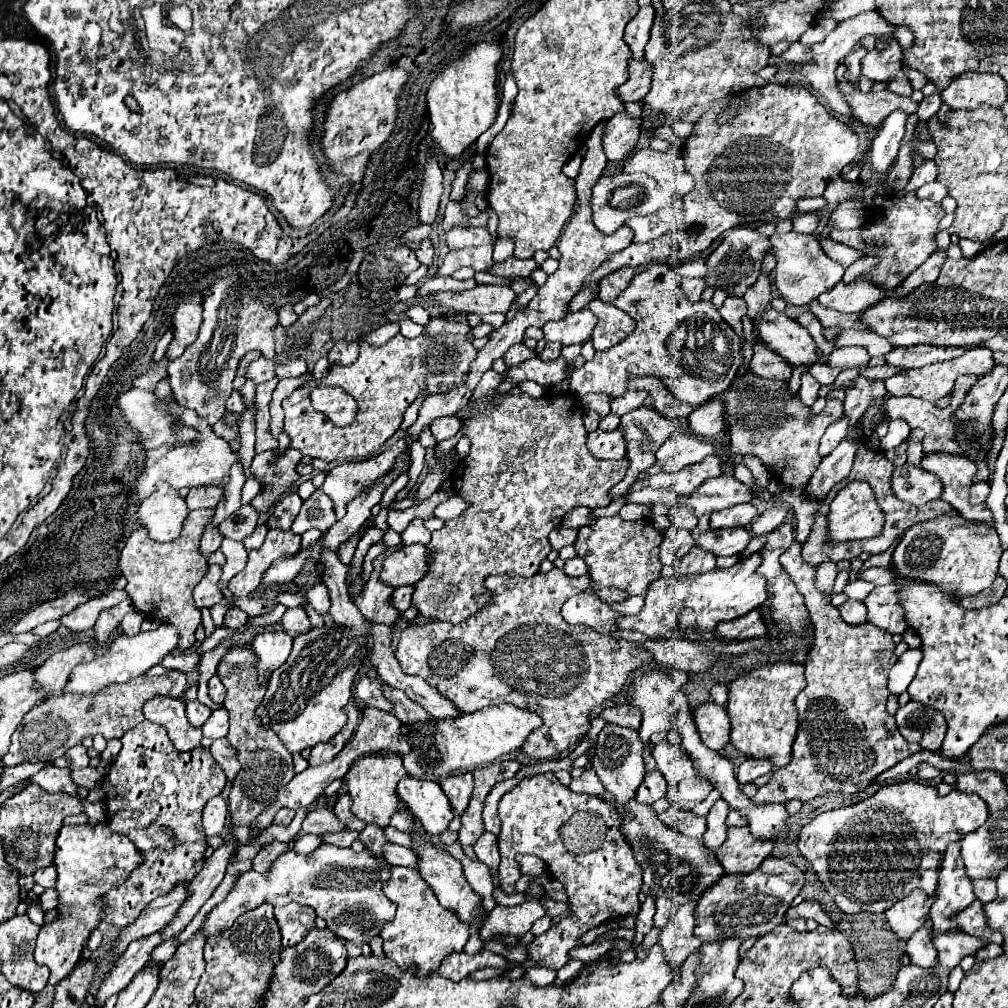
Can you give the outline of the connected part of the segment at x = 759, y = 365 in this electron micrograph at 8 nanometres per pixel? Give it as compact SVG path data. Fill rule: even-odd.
M757 341L753 345L753 357L751 357L751 371L755 375L767 377L767 379L789 379L793 367L785 365L785 361L781 361L781 357L777 357L777 353L773 353L773 349L769 349L763 341Z

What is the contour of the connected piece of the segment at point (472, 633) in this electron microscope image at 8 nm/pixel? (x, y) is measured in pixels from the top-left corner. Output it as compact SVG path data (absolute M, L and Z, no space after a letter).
M557 567L547 573L537 573L529 579L509 575L487 577L485 587L495 595L485 609L477 611L459 625L437 621L419 629L405 629L397 643L397 661L401 663L403 673L423 677L441 695L451 699L463 713L473 713L487 705L501 703L513 703L521 709L539 713L545 721L545 729L531 733L531 737L523 743L523 753L535 761L559 757L565 749L573 749L585 737L591 711L603 705L607 699L613 699L623 685L631 681L637 669L641 671L653 663L651 653L643 651L635 643L601 635L585 625L569 625L561 617L563 601L585 591L587 585L589 577L569 577Z

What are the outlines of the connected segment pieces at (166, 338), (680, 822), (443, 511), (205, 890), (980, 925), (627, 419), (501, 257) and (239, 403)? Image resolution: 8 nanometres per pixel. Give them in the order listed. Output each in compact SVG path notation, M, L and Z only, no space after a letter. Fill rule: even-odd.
M168 330L160 338L159 342L156 345L156 349L153 356L153 359L155 361L159 361L165 356L167 349L169 347L169 344L172 340L172 337L173 337L172 332Z
M669 807L667 811L659 813L659 819L663 823L667 823L670 829L677 829L679 833L683 833L687 837L701 839L703 833L705 833L705 817L699 817L693 811L683 811L683 809Z
M453 495L453 497L447 499L445 503L437 505L437 509L435 509L435 517L449 521L449 519L453 519L453 517L459 517L459 513L465 513L467 507L469 507L469 505L465 505L465 501L461 501L459 495Z
M231 829L227 833L229 833L229 835L225 835L227 845L221 849L215 849L215 853L209 859L205 859L205 867L189 883L189 897L185 899L185 905L181 905L181 909L177 911L177 917L173 917L173 921L169 921L169 925L165 925L165 929L159 931L163 941L177 939L177 935L189 925L189 921L197 915L197 911L203 907L203 903L211 897L215 887L223 881L225 869L229 865L229 857L237 843L235 837L231 835Z
M977 899L967 909L957 913L957 917L953 917L953 921L957 921L957 929L961 929L963 933L973 935L973 937L981 937L987 943L1001 943L1003 941L1001 933L991 931L987 927L985 913L981 909L981 901L977 901Z
M639 407L623 415L621 427L625 431L627 457L631 461L631 467L625 479L611 489L612 501L627 492L639 471L653 465L653 455L657 453L657 449L669 439L669 435L675 433L673 419L661 417L655 409L649 407Z
M503 237L495 241L495 253L493 253L493 261L505 261L507 257L511 257L513 253L513 239L511 237Z
M233 391L226 403L226 410L224 416L227 413L241 413L245 409L243 398L238 391Z

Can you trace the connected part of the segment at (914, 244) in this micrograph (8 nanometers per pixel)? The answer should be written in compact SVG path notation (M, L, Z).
M915 191L905 193L903 197L885 195L883 205L879 209L875 209L861 227L851 229L851 231L833 229L829 235L833 241L845 243L845 245L861 251L865 257L877 255L879 265L873 267L869 273L859 275L857 281L859 279L873 281L879 289L893 291L893 289L897 289L897 285L901 285L901 281L905 281L905 277L909 277L909 273L913 273L917 267L921 267L923 261L937 249L935 235L937 235L939 221L943 215L945 213L943 213L941 205L919 199L915 195Z

